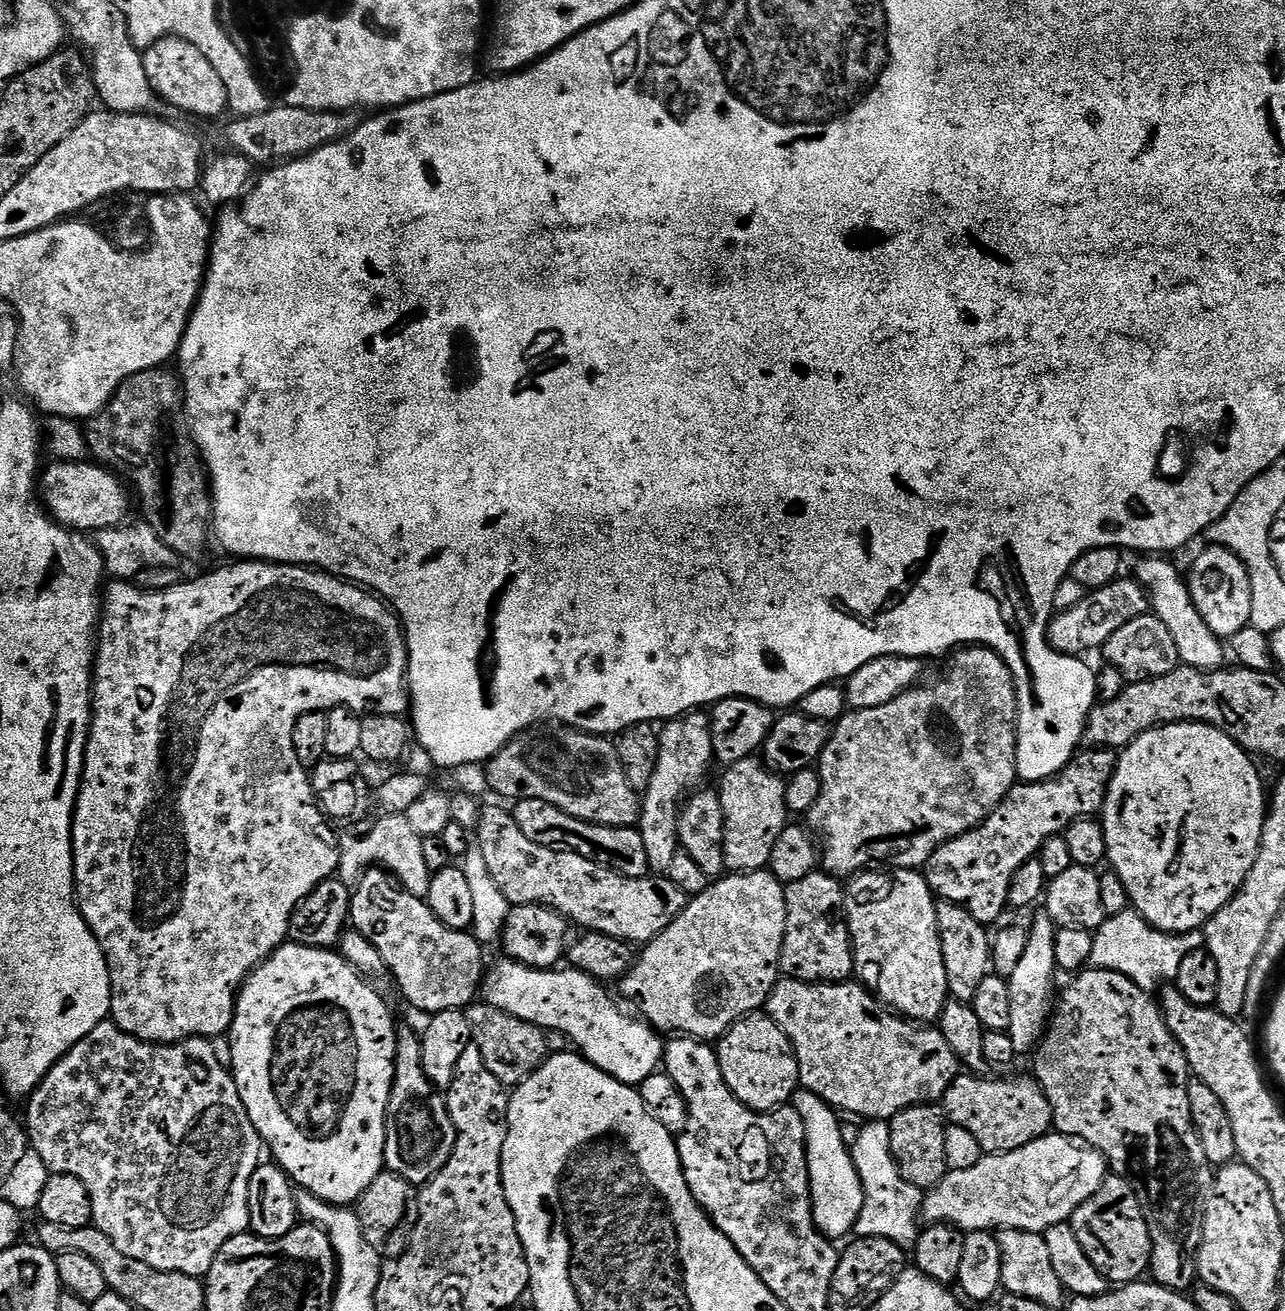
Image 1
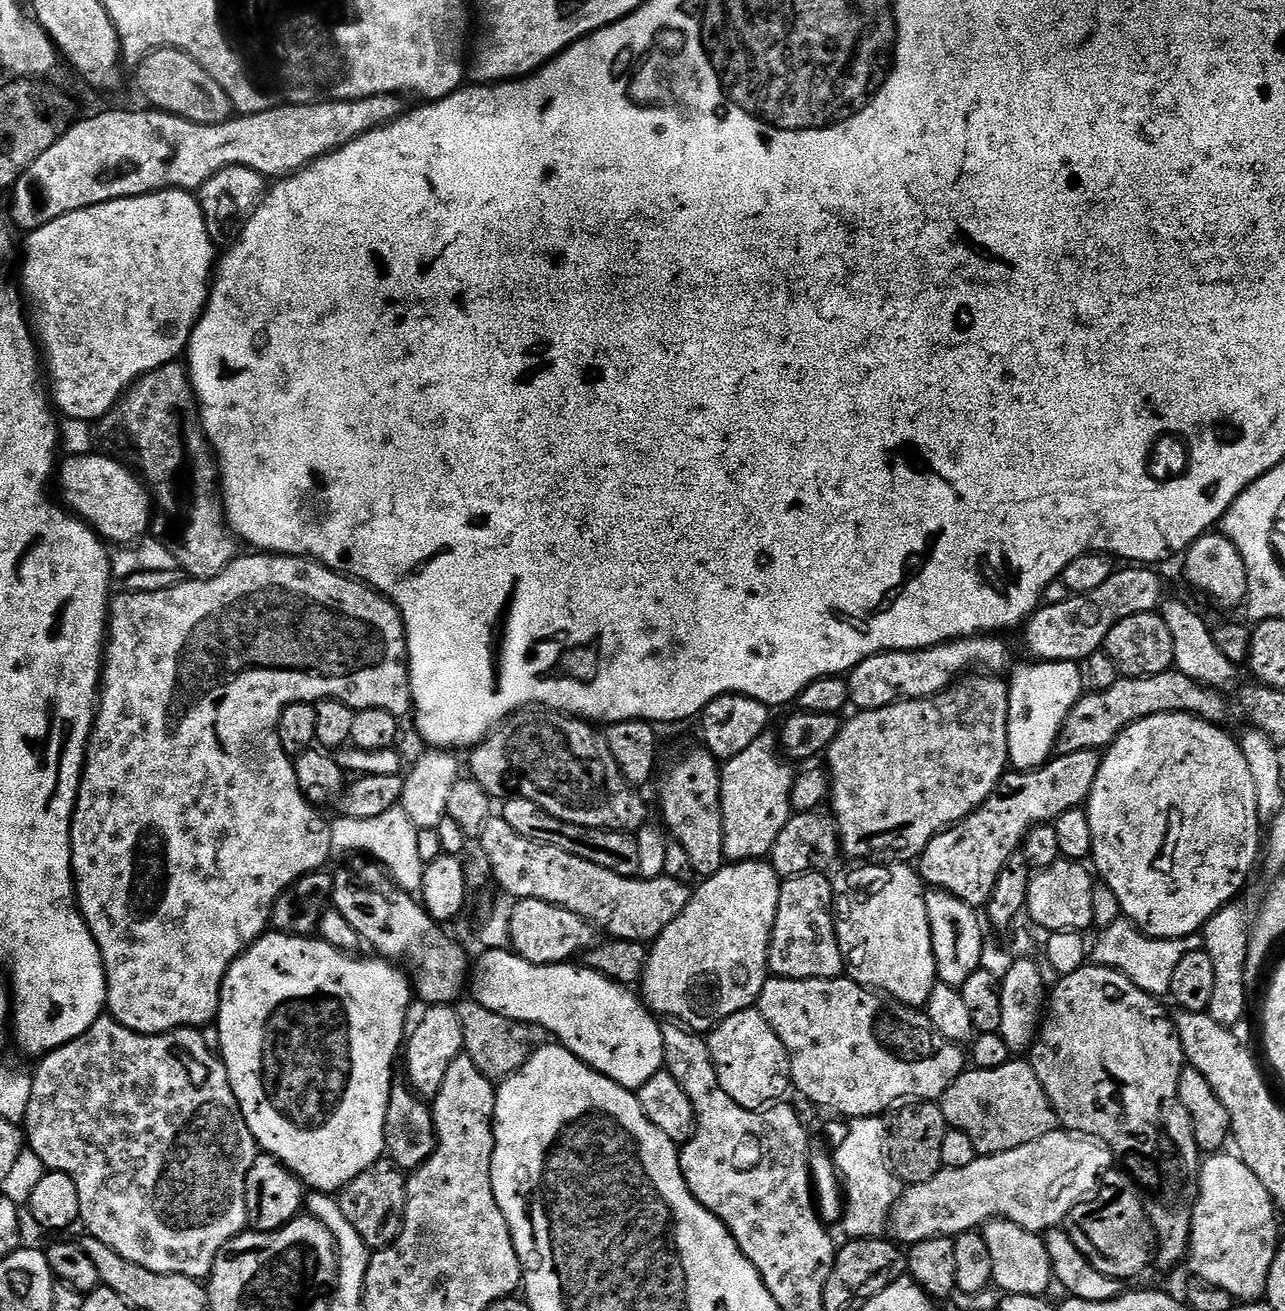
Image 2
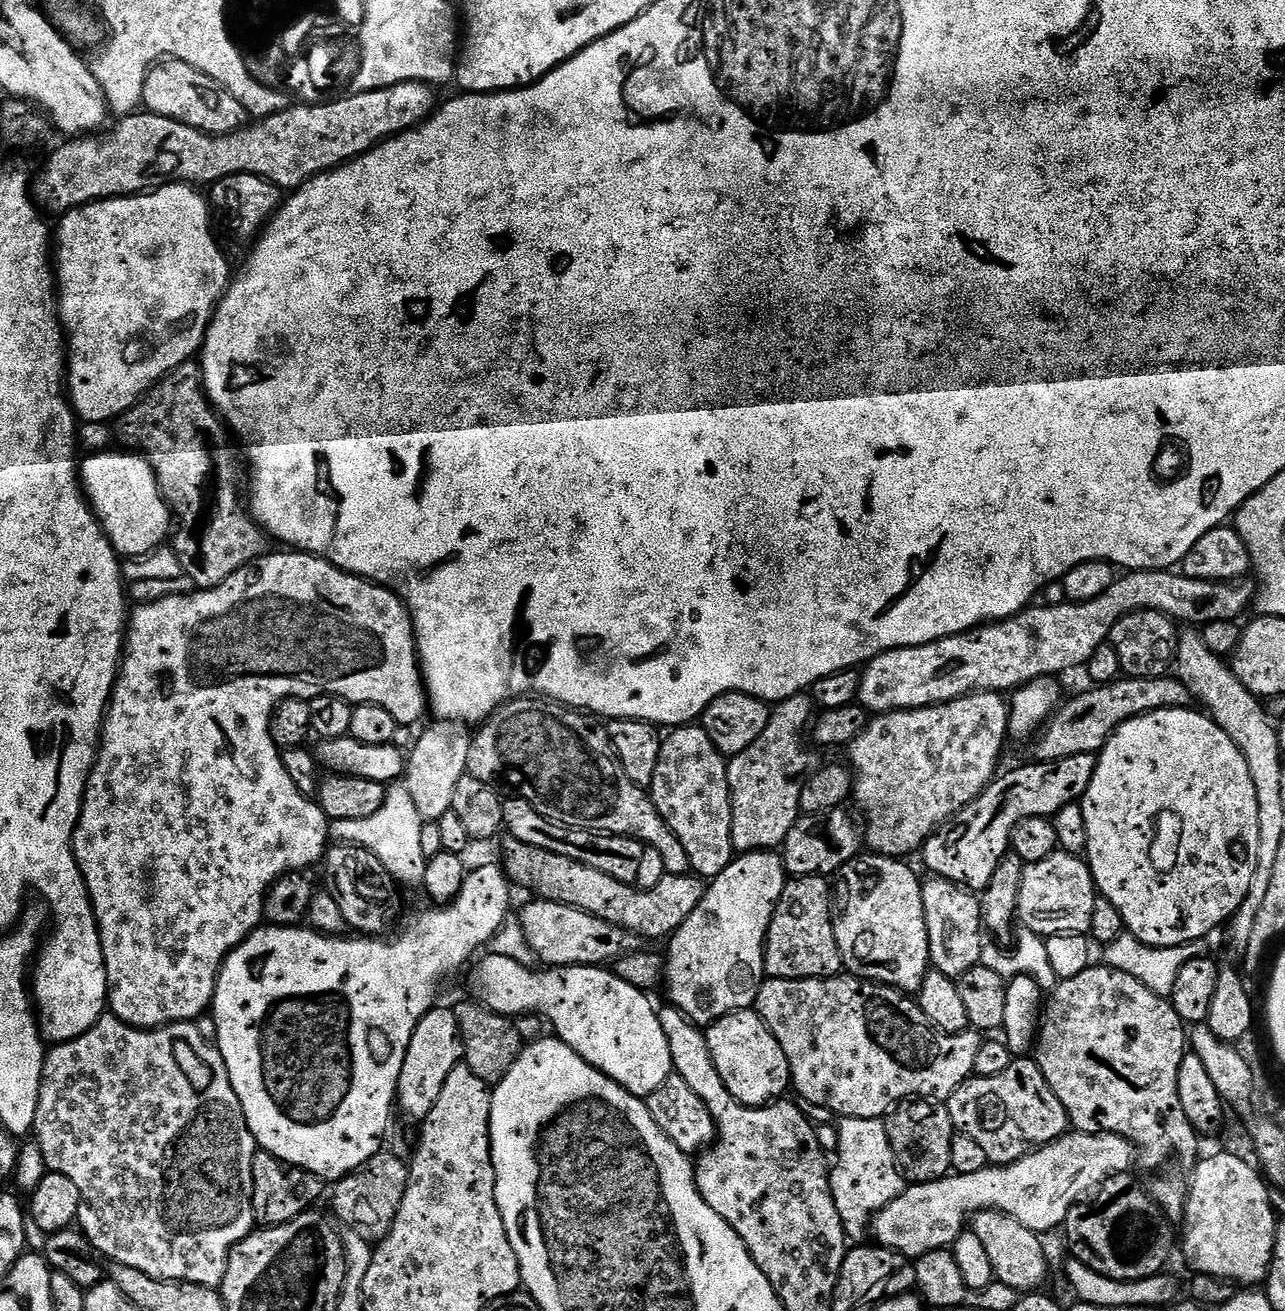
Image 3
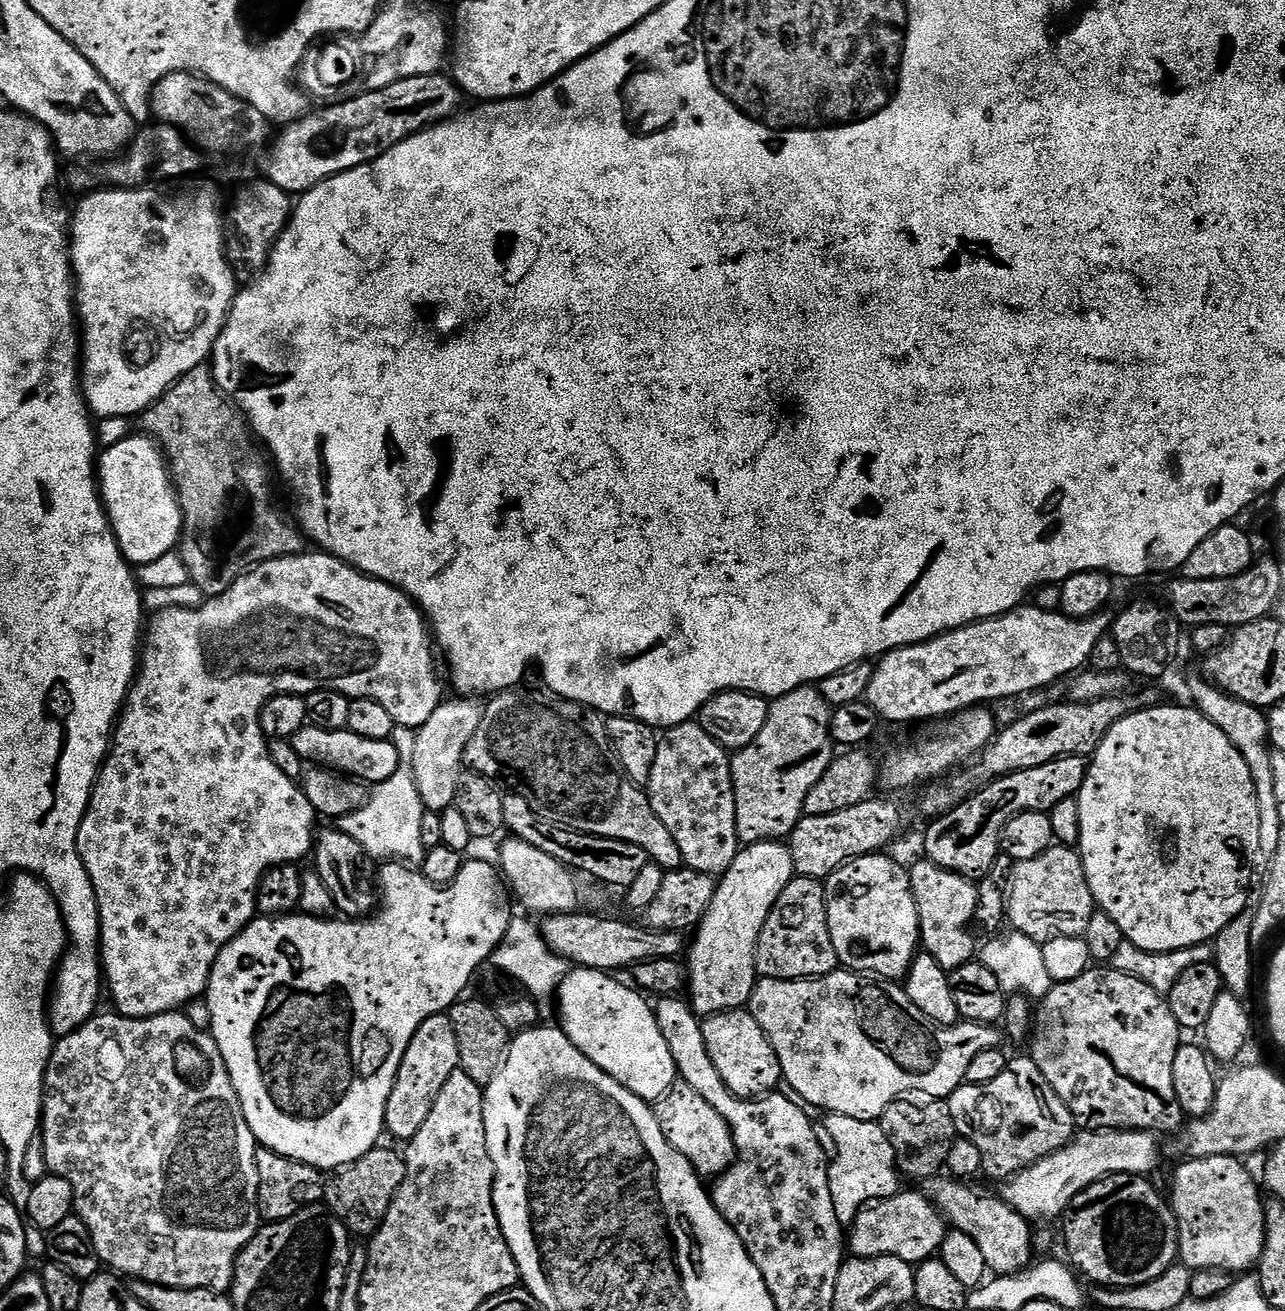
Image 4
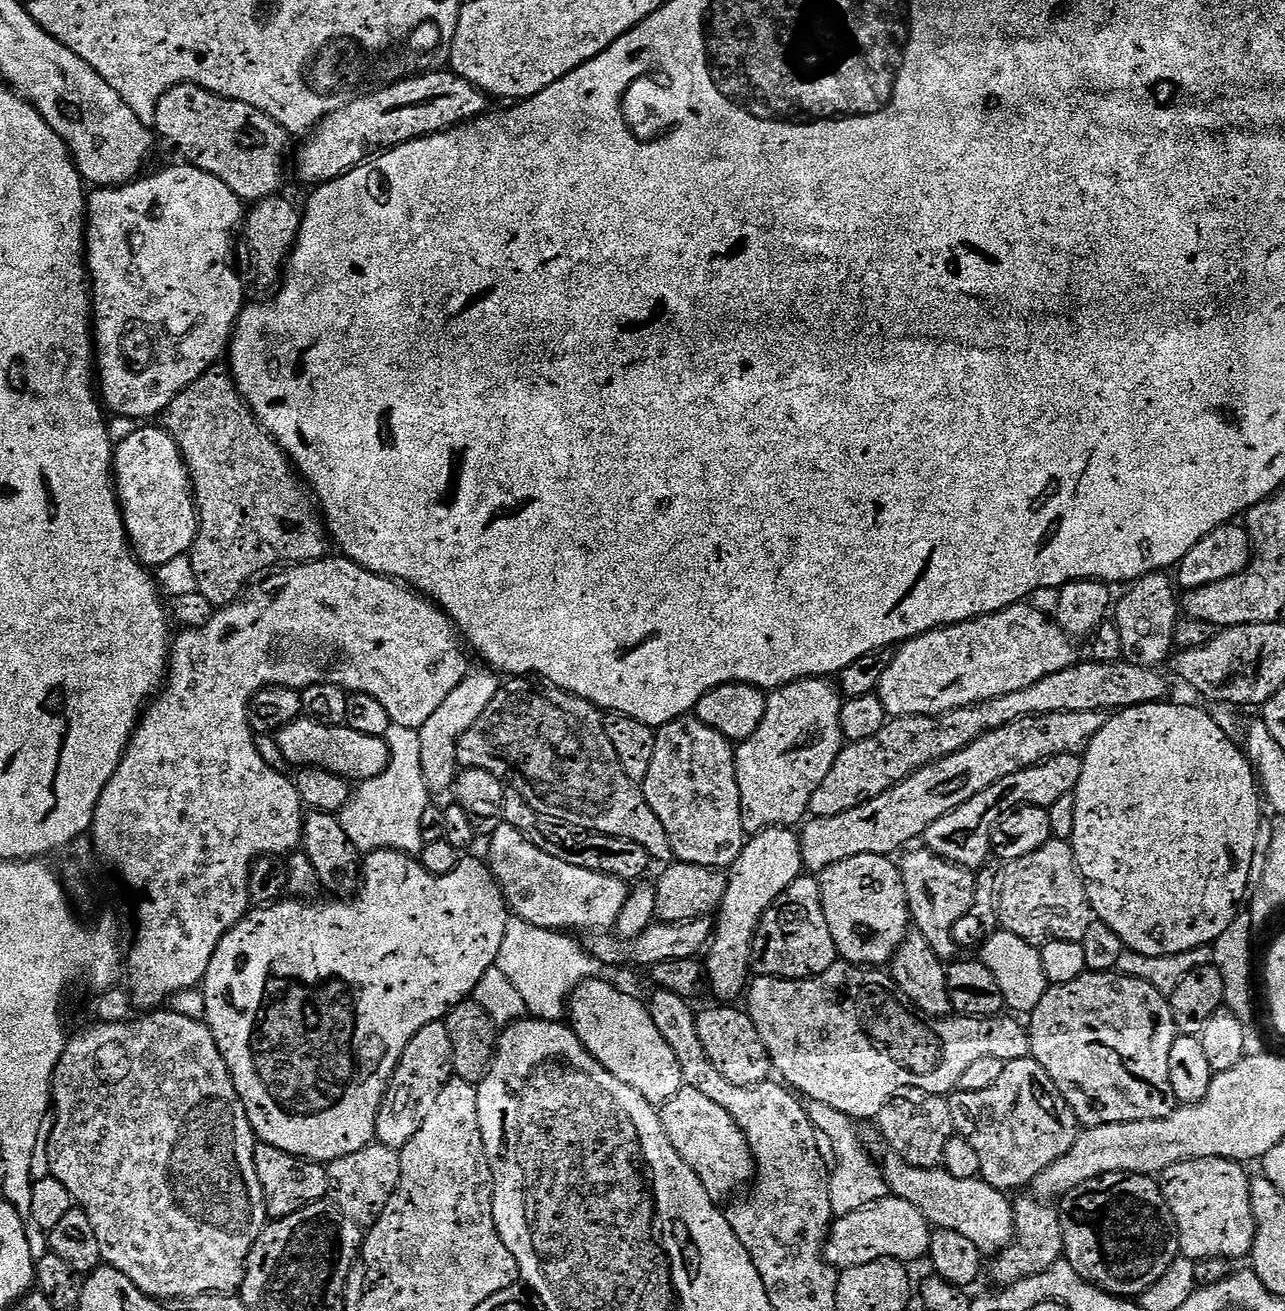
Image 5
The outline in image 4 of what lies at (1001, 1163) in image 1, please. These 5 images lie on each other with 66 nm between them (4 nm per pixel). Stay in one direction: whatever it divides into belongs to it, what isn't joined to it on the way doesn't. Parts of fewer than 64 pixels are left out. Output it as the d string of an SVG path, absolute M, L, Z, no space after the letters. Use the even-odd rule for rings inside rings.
M1084 1130L1073 1139L1071 1144L1062 1150L1042 1158L1029 1168L1023 1168L1015 1176L1003 1181L1002 1198L1011 1208L1018 1210L1030 1222L1036 1220L1052 1220L1063 1217L1068 1211L1070 1202L1082 1190L1086 1190L1094 1182L1112 1176L1116 1172L1129 1172L1135 1176L1152 1174L1156 1168L1156 1140L1157 1137L1151 1132L1138 1132L1135 1130ZM900 1190L888 1200L861 1209L850 1225L846 1248L853 1257L893 1256L902 1258L902 1262L917 1266L933 1259L939 1253L944 1247L945 1235L946 1221L925 1193Z

